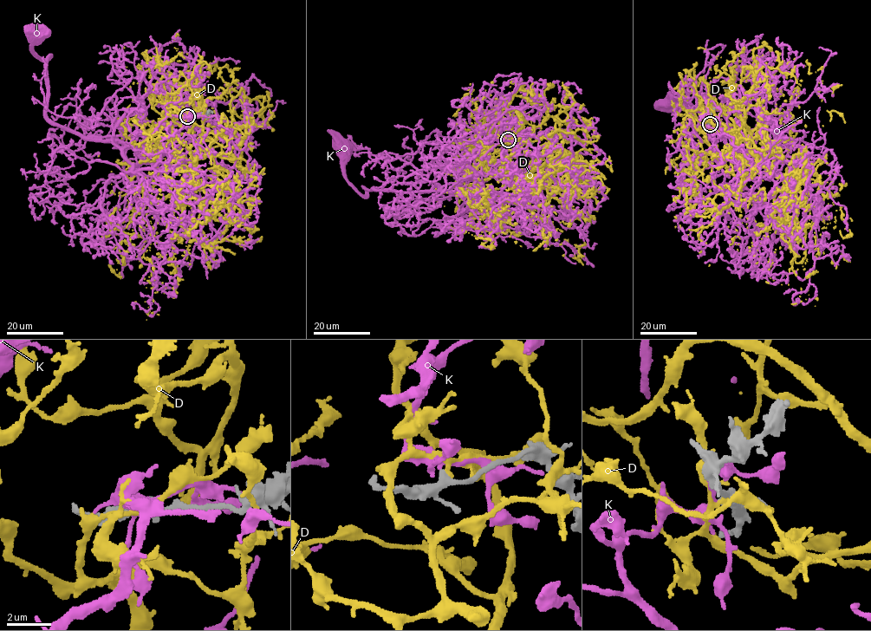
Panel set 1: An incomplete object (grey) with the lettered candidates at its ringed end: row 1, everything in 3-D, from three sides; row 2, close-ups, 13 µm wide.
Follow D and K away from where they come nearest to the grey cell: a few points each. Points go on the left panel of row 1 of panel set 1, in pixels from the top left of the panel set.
D: (191, 113), (182, 123), (232, 198), (156, 198), (117, 260), (120, 278)
K: (191, 113), (178, 141), (133, 172), (144, 161), (133, 150), (46, 114), (50, 56), (34, 52), (35, 36)

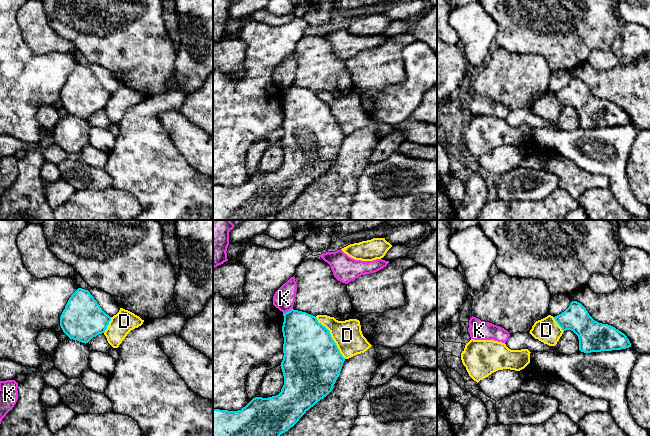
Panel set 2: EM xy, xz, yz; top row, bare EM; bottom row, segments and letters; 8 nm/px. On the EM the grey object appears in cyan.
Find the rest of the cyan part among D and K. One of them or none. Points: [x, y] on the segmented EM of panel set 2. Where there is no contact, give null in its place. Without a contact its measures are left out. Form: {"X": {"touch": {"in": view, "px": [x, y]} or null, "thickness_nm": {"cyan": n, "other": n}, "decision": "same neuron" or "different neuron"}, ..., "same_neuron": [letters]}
{"D": {"touch": {"in": "xz", "px": [331, 337]}, "thickness_nm": {"cyan": 460, "other": 240}, "decision": "different neuron"}, "K": {"touch": {"in": "xz", "px": [288, 311]}, "thickness_nm": {"cyan": 340, "other": 170}, "decision": "different neuron"}, "same_neuron": []}

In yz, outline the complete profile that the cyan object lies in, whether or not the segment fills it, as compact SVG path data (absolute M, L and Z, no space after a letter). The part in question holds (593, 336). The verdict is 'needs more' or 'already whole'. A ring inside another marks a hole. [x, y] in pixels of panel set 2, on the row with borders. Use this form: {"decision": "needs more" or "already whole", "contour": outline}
{"decision": "already whole", "contour": "M577 301L554 317L563 331L573 331L579 339L579 350L584 353L621 350L631 347L627 336L615 327L595 321Z"}

